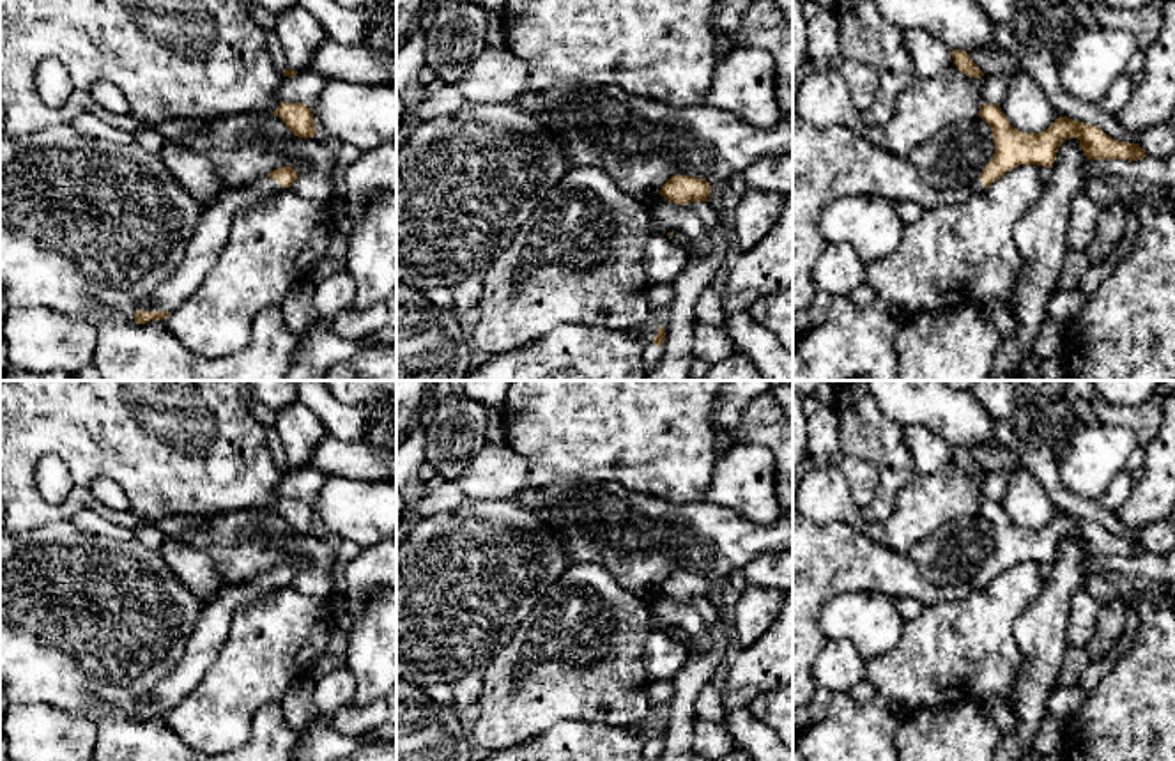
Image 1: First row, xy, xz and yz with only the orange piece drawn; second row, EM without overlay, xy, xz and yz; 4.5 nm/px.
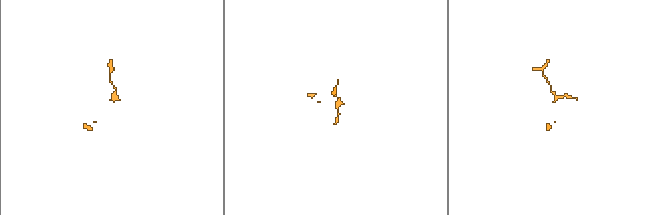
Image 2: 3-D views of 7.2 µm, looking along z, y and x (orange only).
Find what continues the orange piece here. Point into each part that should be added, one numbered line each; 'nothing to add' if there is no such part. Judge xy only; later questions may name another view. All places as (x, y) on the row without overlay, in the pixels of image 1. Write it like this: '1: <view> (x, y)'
1: xy (216, 618)

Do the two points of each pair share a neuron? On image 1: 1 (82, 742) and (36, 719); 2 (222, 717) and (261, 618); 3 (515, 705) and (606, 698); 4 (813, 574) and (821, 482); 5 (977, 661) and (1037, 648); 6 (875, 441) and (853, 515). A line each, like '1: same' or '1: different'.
1: same
2: same
3: same
4: different
5: different
6: different

